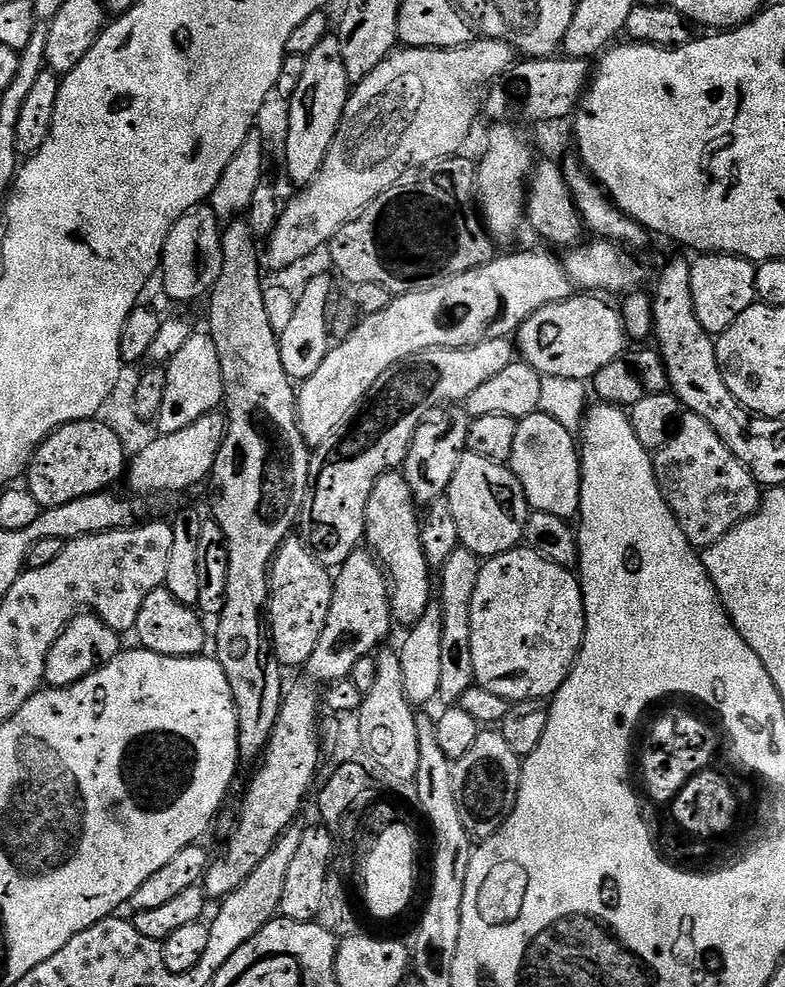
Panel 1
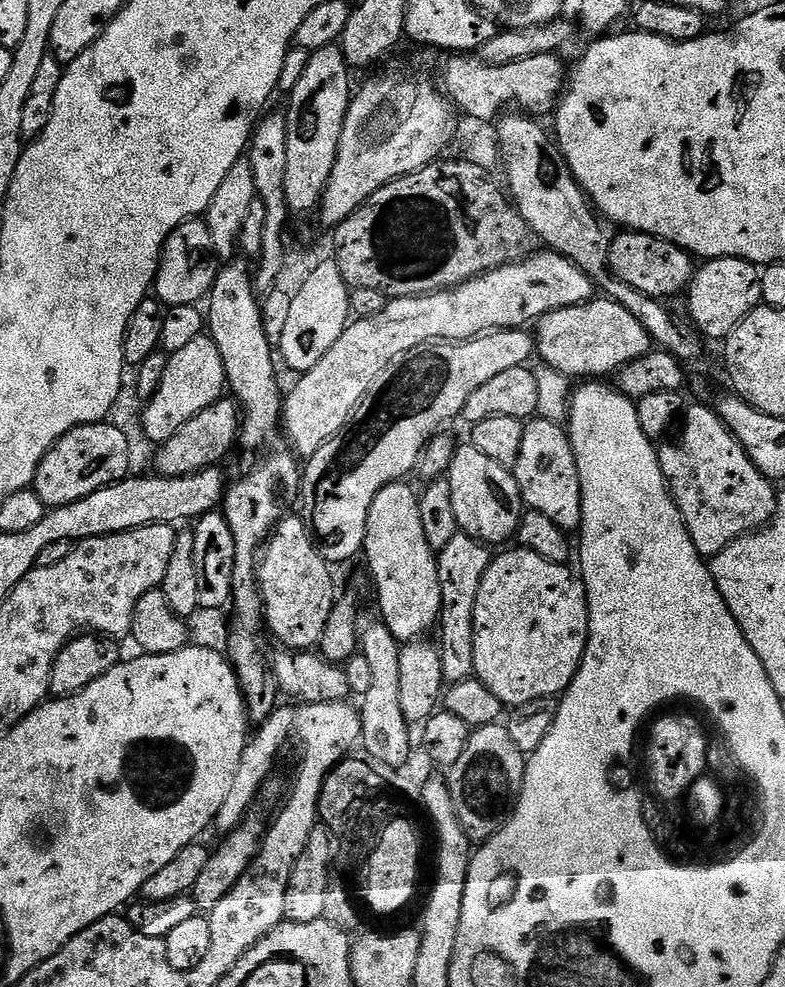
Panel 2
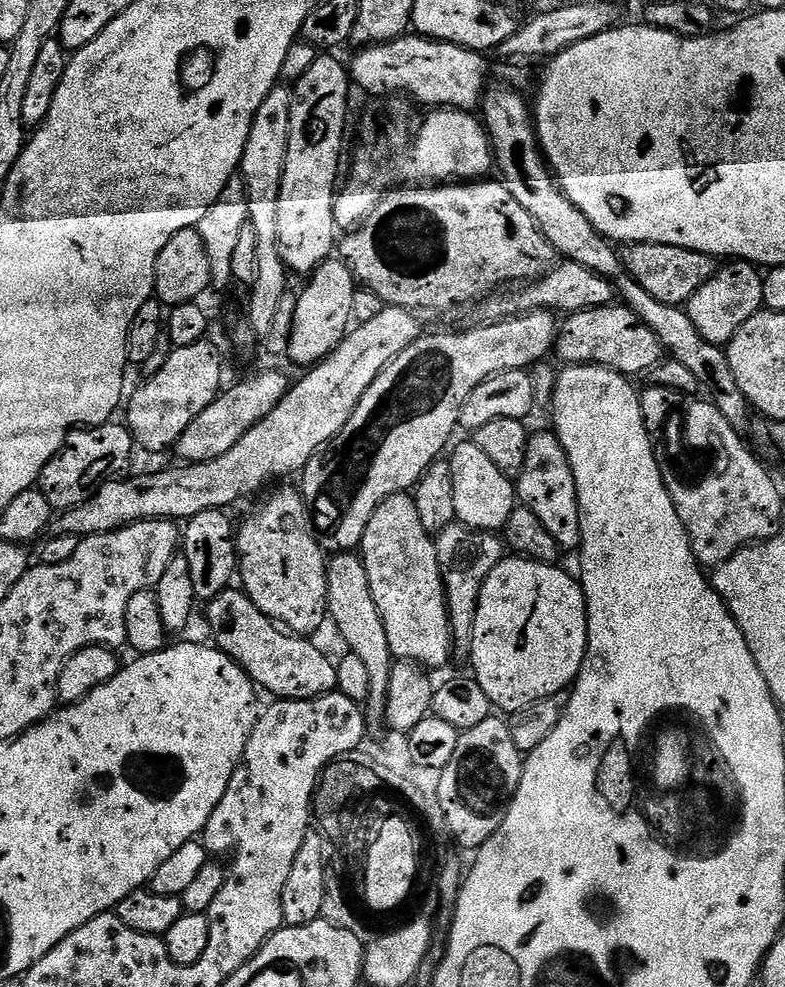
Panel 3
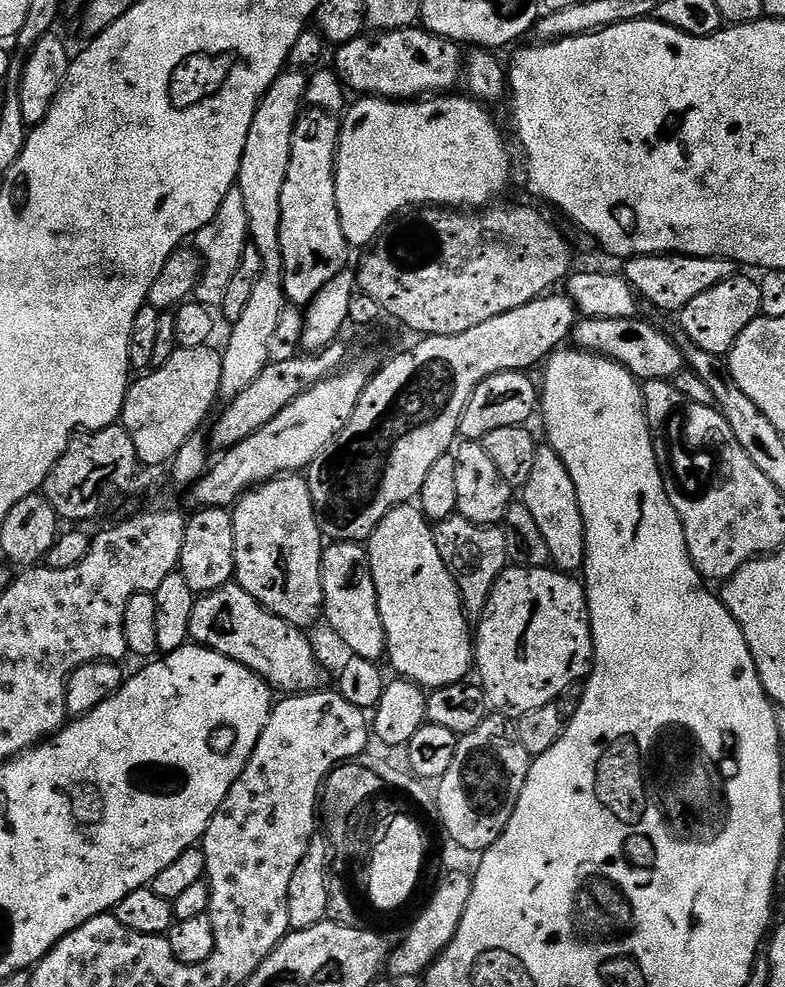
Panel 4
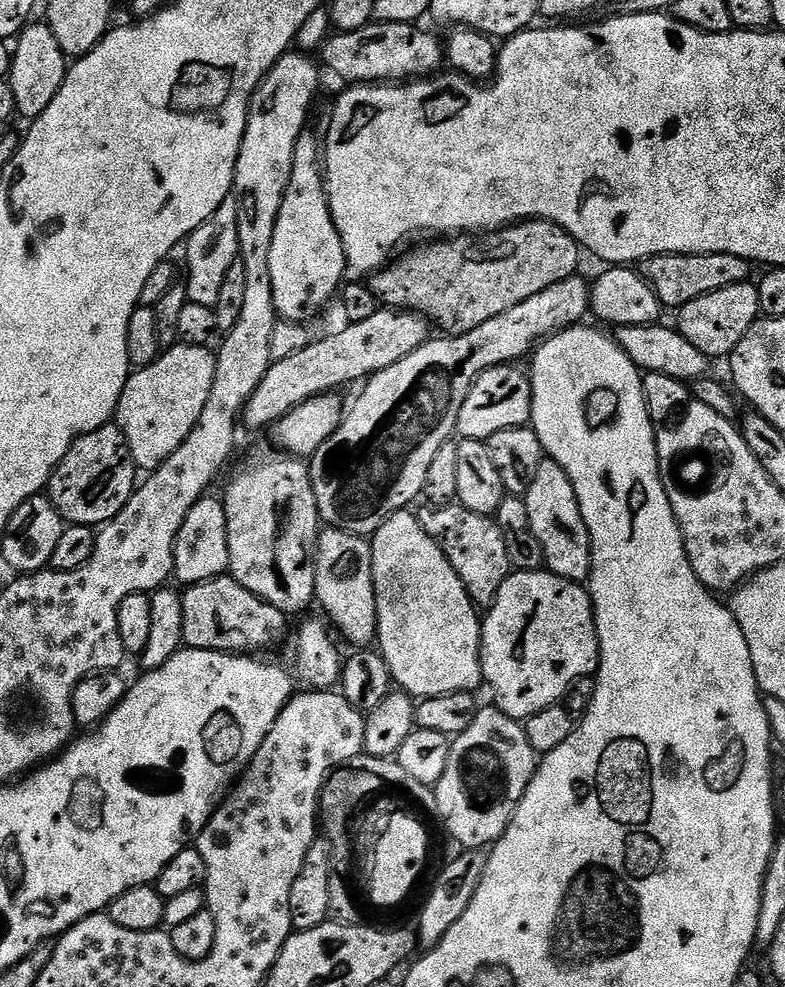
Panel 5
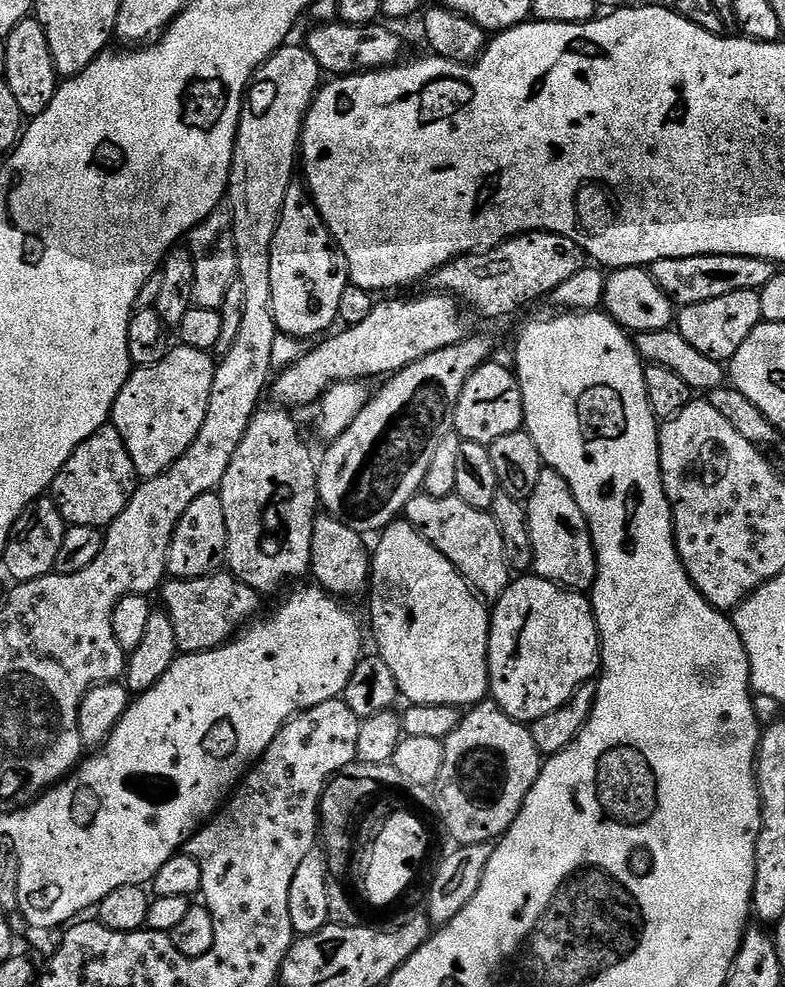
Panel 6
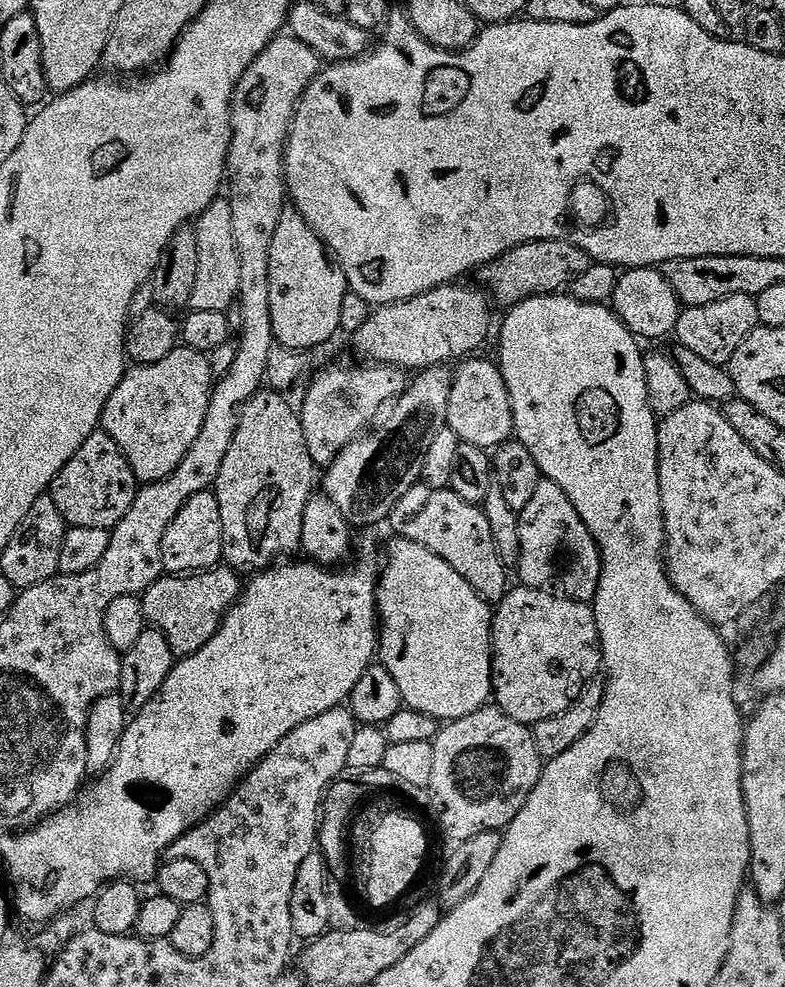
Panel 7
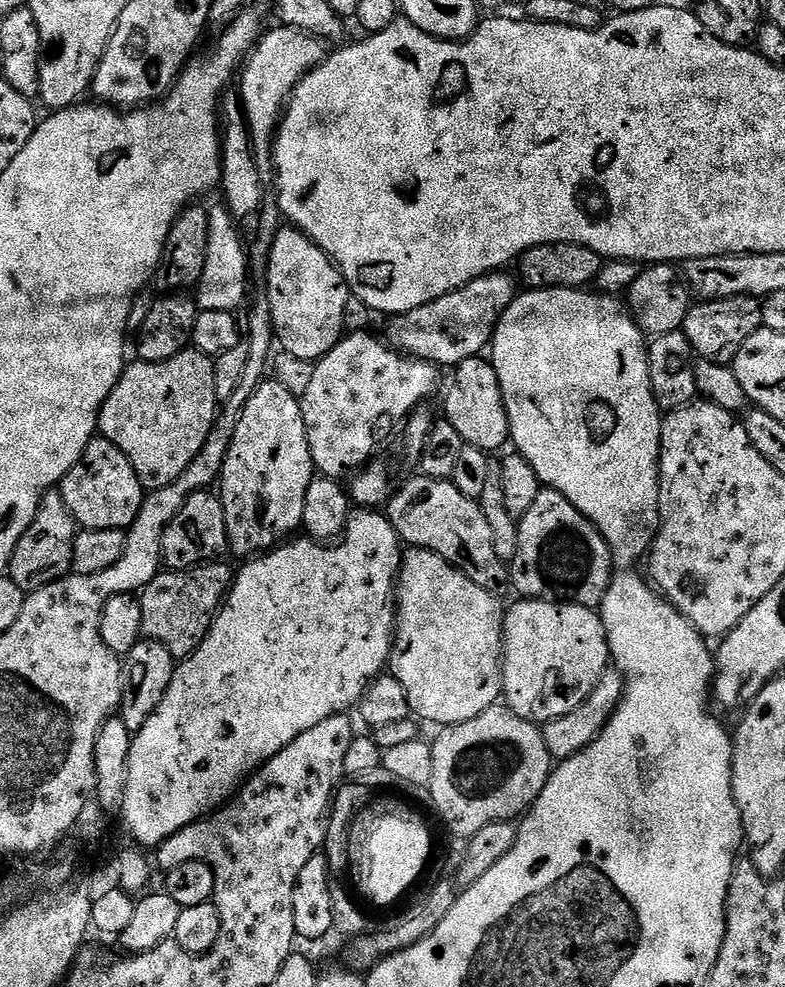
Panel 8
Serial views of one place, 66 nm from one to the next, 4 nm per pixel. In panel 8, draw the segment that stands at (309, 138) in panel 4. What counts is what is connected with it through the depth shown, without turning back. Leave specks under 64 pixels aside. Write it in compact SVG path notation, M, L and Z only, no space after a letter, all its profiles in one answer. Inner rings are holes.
M284 226L272 237L272 249L268 255L268 293L266 299L272 315L272 331L285 353L296 359L315 362L331 350L345 335L344 315L349 290L335 262L313 240L295 226Z

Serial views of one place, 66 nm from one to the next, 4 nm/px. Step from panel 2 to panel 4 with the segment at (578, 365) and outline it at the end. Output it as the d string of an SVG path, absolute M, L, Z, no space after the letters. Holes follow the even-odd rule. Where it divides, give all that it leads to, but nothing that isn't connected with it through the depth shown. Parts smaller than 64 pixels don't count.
M584 318L577 323L571 339L581 350L598 352L610 360L617 360L637 381L672 380L686 368L681 345L672 344L666 333L659 332L654 325L640 319Z

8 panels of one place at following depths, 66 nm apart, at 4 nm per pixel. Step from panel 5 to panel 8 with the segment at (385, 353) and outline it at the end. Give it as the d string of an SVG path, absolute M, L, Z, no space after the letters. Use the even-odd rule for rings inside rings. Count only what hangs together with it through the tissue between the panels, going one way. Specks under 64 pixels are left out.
M497 270L487 276L479 276L458 290L442 294L442 298L434 298L434 302L426 302L426 306L391 317L387 343L405 356L413 356L416 360L425 360L427 364L445 369L448 367L448 370L480 356L483 348L485 351L491 345L492 333L496 331L500 315L518 295L518 287L508 274L507 271Z

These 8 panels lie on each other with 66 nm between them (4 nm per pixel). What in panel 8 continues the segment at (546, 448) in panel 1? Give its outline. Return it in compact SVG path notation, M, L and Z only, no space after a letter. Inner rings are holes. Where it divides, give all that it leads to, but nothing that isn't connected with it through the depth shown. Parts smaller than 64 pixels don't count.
M541 487L530 510L518 521L518 554L510 561L510 584L530 600L563 598L599 609L614 575L612 552L602 534L562 494Z

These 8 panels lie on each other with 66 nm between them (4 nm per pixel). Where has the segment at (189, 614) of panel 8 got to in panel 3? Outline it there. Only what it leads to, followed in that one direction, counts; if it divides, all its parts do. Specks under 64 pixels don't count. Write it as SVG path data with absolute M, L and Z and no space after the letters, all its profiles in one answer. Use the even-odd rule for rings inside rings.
M230 586L213 600L207 601L206 608L208 608L208 624L212 627L213 638L216 639L213 640L215 647L228 655L231 660L236 661L248 673L248 677L263 691L265 688L272 698L276 700L309 700L324 696L327 692L337 691L339 678L334 660L331 660L318 645L311 644L313 642L311 639L282 630L281 625L266 614L262 614L258 610L258 606L254 606L254 602L248 597L247 592L239 587Z

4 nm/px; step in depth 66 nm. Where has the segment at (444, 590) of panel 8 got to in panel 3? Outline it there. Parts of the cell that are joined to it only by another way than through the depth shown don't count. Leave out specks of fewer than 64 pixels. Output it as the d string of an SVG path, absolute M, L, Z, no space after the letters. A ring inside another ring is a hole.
M396 492L393 496L387 496L378 510L374 510L374 518L370 518L370 526L366 526L366 534L358 552L366 566L366 578L370 578L374 606L378 606L378 614L382 614L393 657L400 662L419 664L428 670L442 667L448 659L451 661L454 656L452 626L448 621L448 599L438 566L436 542L433 533L422 526L422 518L418 518L415 495Z

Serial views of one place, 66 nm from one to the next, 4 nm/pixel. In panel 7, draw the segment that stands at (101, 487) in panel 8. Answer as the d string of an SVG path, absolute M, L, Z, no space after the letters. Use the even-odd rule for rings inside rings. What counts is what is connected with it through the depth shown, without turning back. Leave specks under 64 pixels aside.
M97 430L90 434L90 438L86 438L86 442L82 442L78 454L74 454L74 458L70 458L70 462L66 462L66 466L62 466L58 478L54 478L50 494L54 498L54 506L58 506L58 514L62 514L65 524L74 528L94 526L111 530L116 527L118 522L122 522L122 518L126 518L137 491L136 475L134 470L130 470L130 462L126 462L122 450L118 450L118 442L114 442L114 438L110 438L110 434Z

